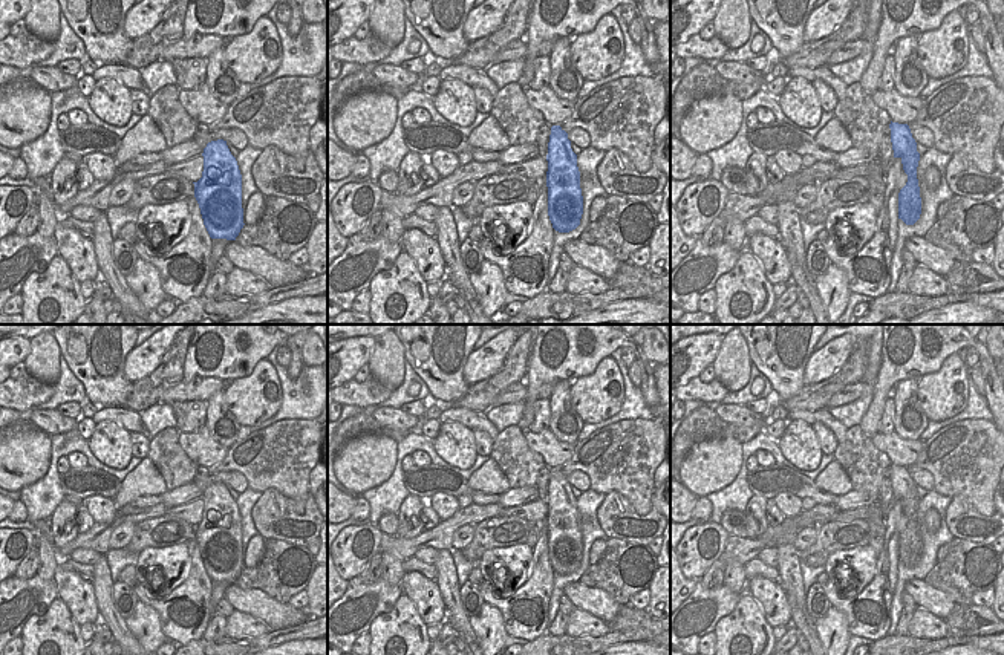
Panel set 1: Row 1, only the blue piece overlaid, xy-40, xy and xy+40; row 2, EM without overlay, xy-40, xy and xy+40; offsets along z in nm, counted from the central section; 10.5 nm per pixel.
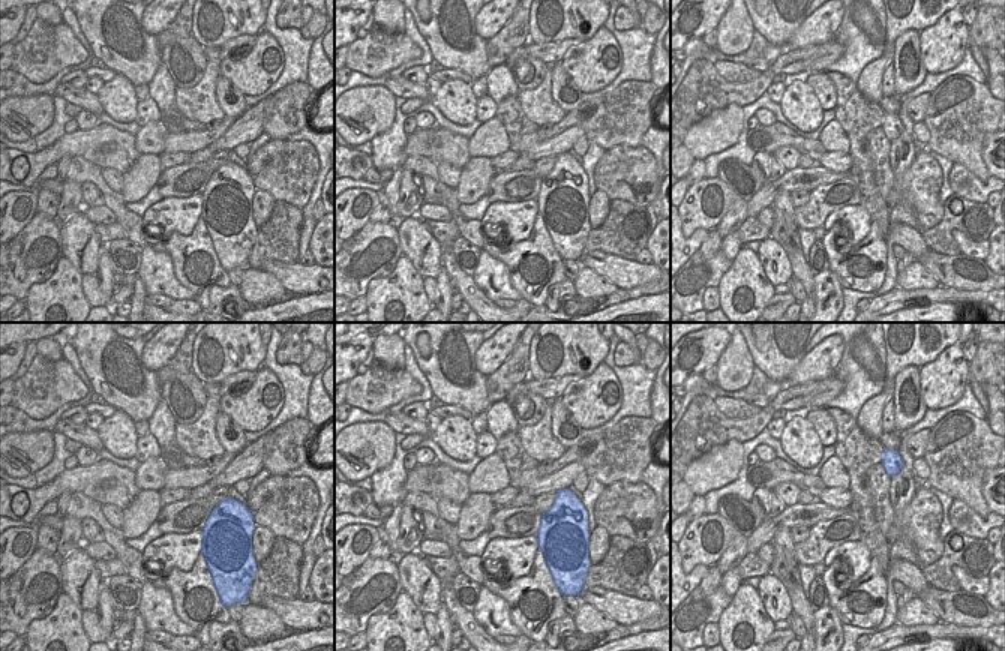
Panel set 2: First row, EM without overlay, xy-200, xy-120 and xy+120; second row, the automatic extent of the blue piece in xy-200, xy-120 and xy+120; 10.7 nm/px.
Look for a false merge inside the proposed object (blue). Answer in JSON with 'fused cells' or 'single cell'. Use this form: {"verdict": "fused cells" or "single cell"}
{"verdict": "single cell"}

